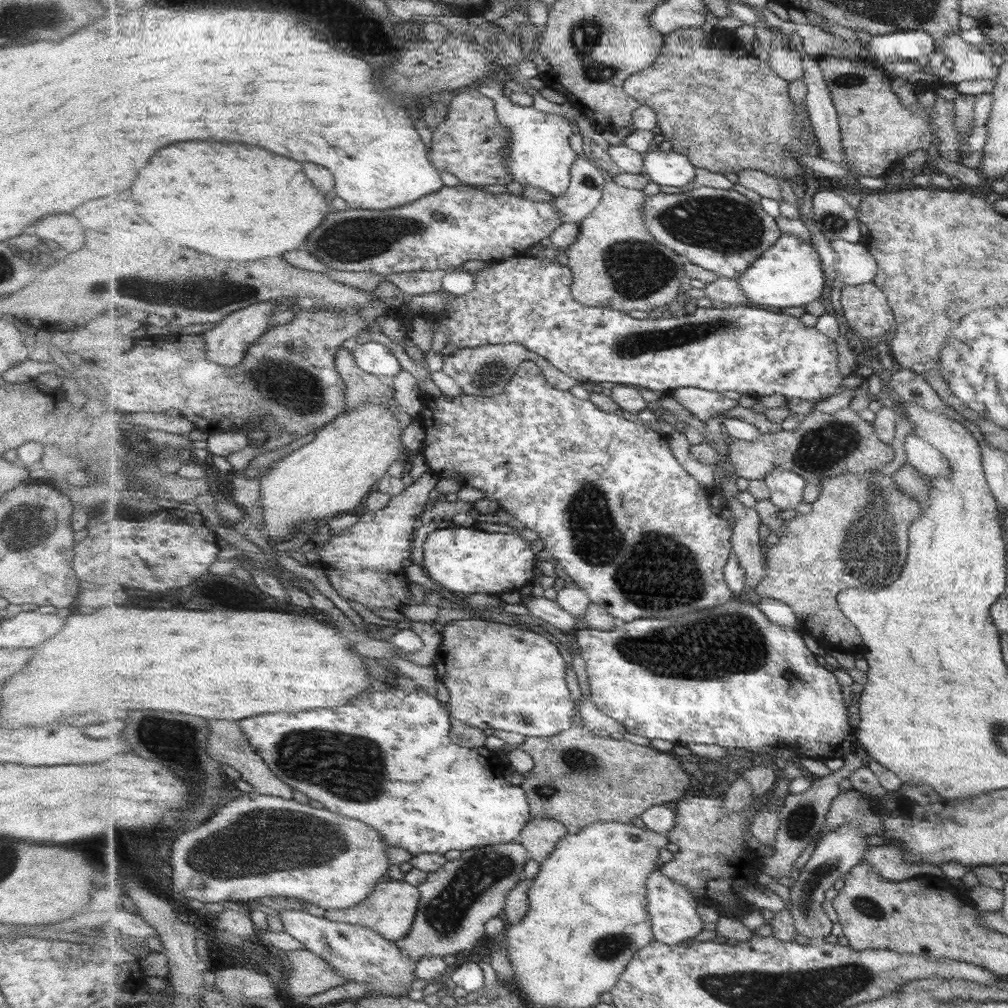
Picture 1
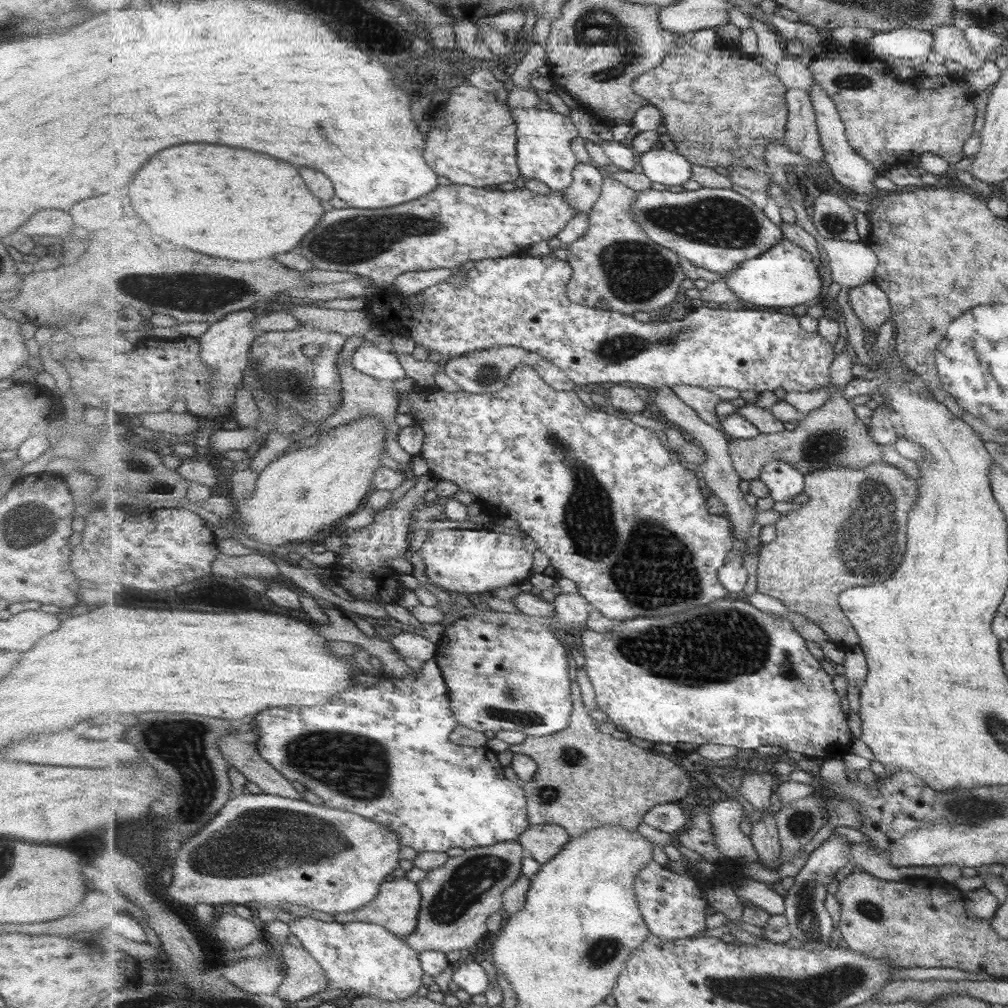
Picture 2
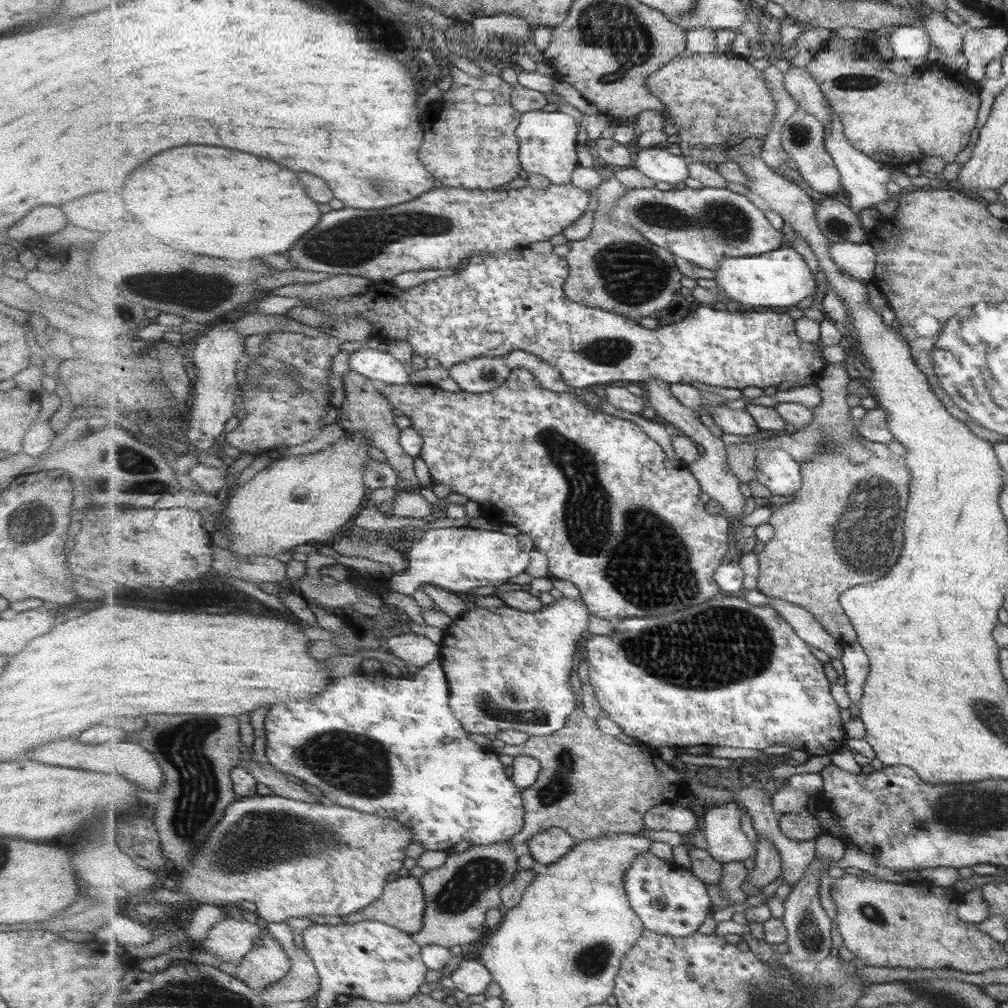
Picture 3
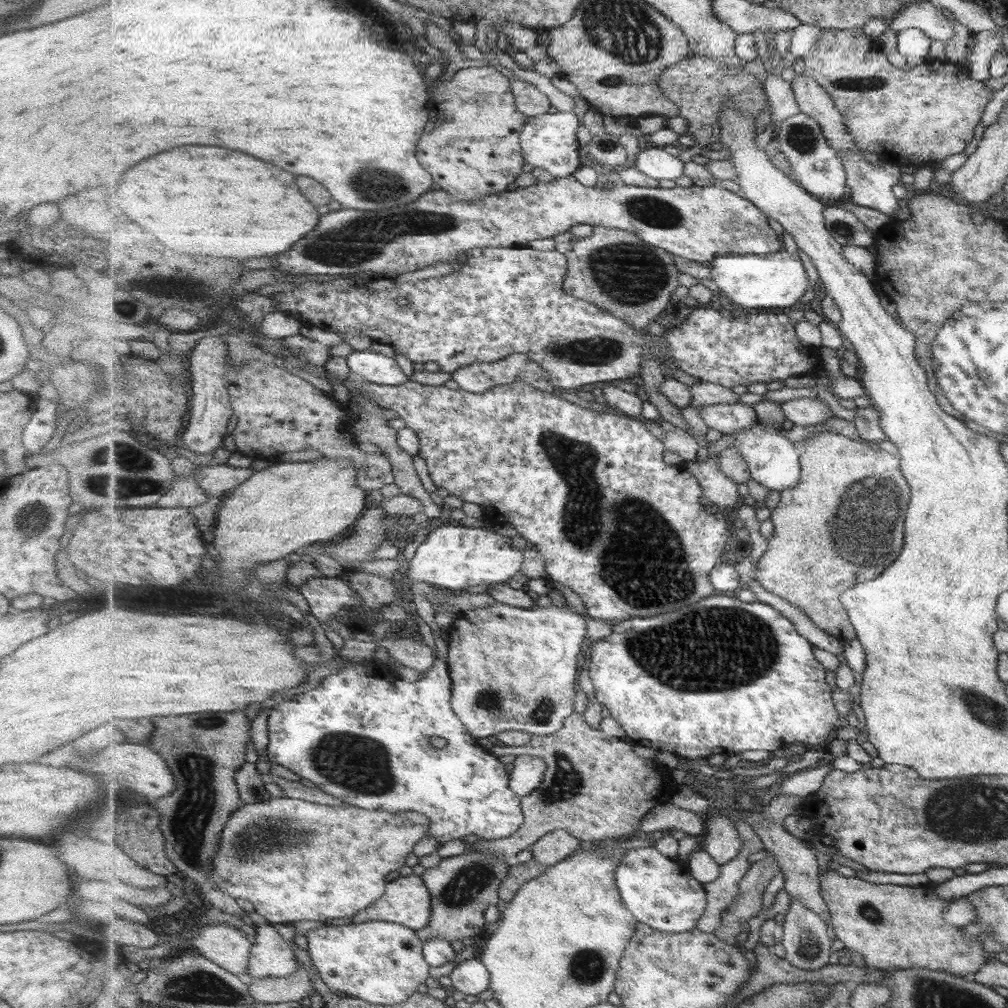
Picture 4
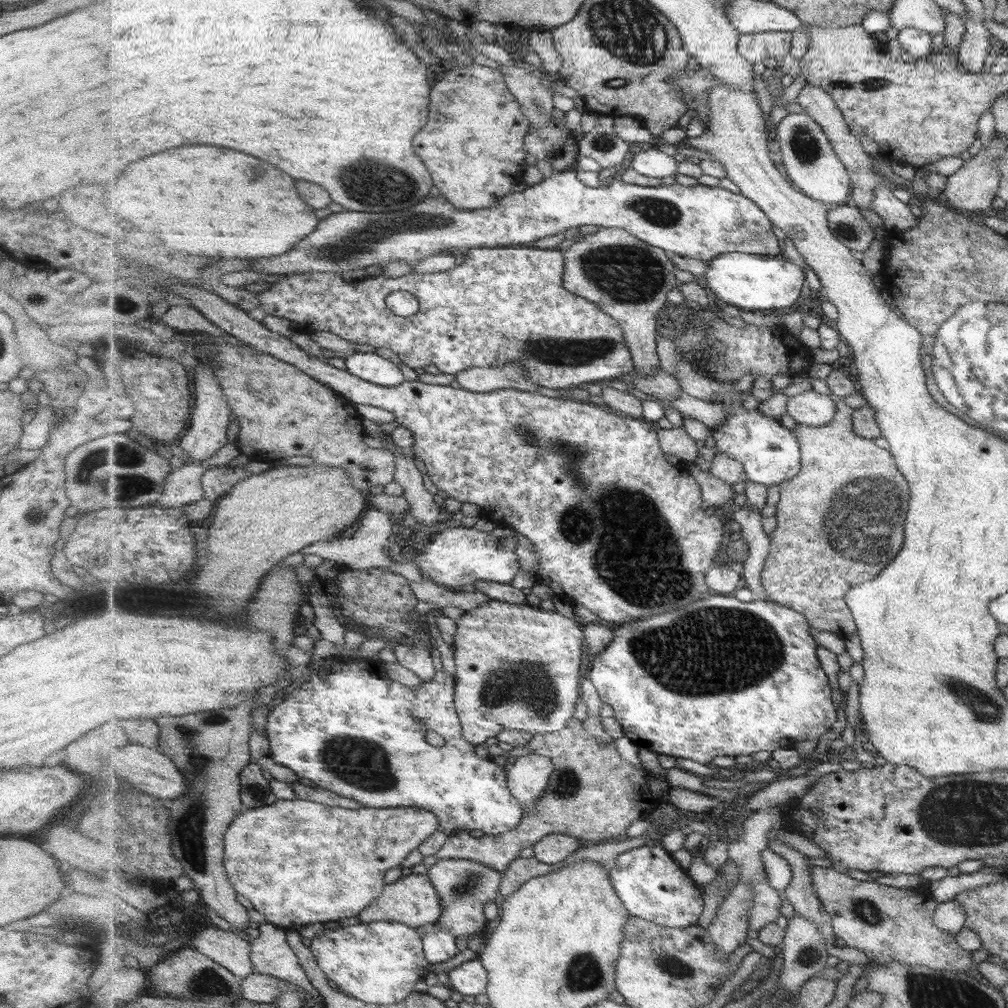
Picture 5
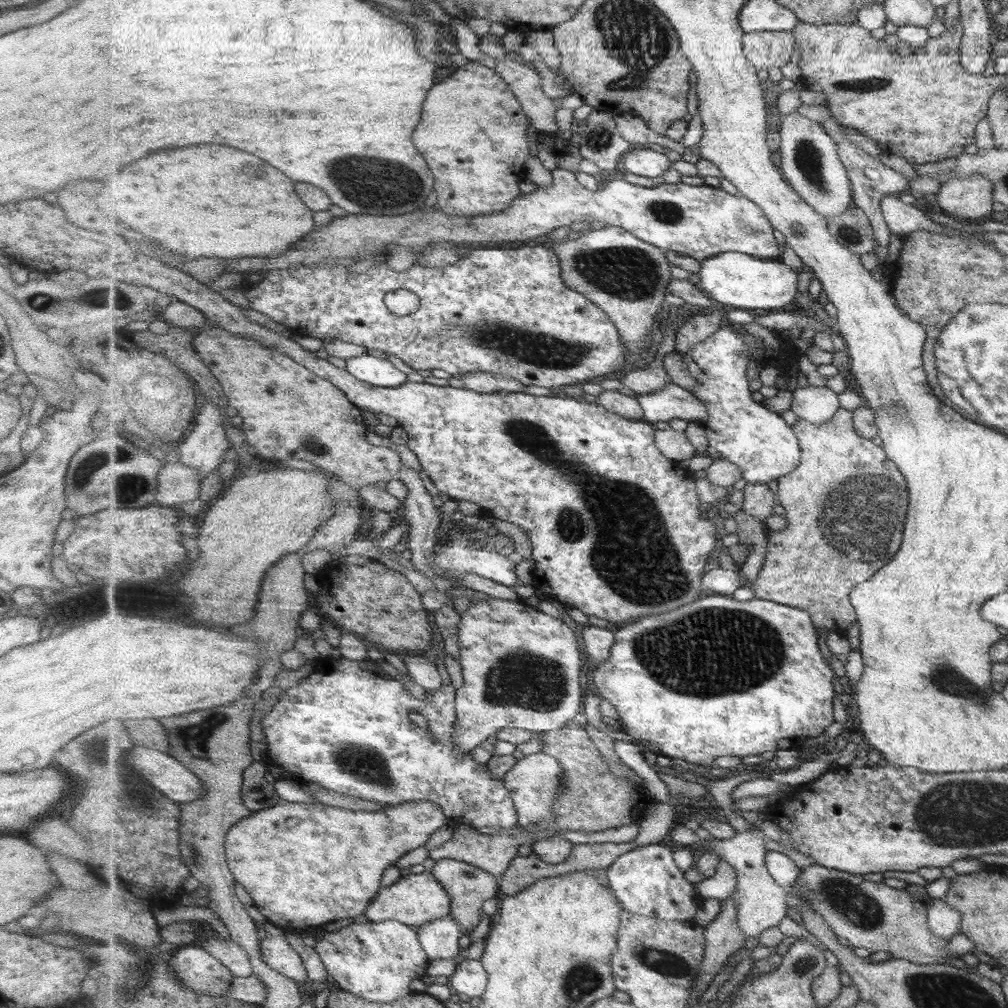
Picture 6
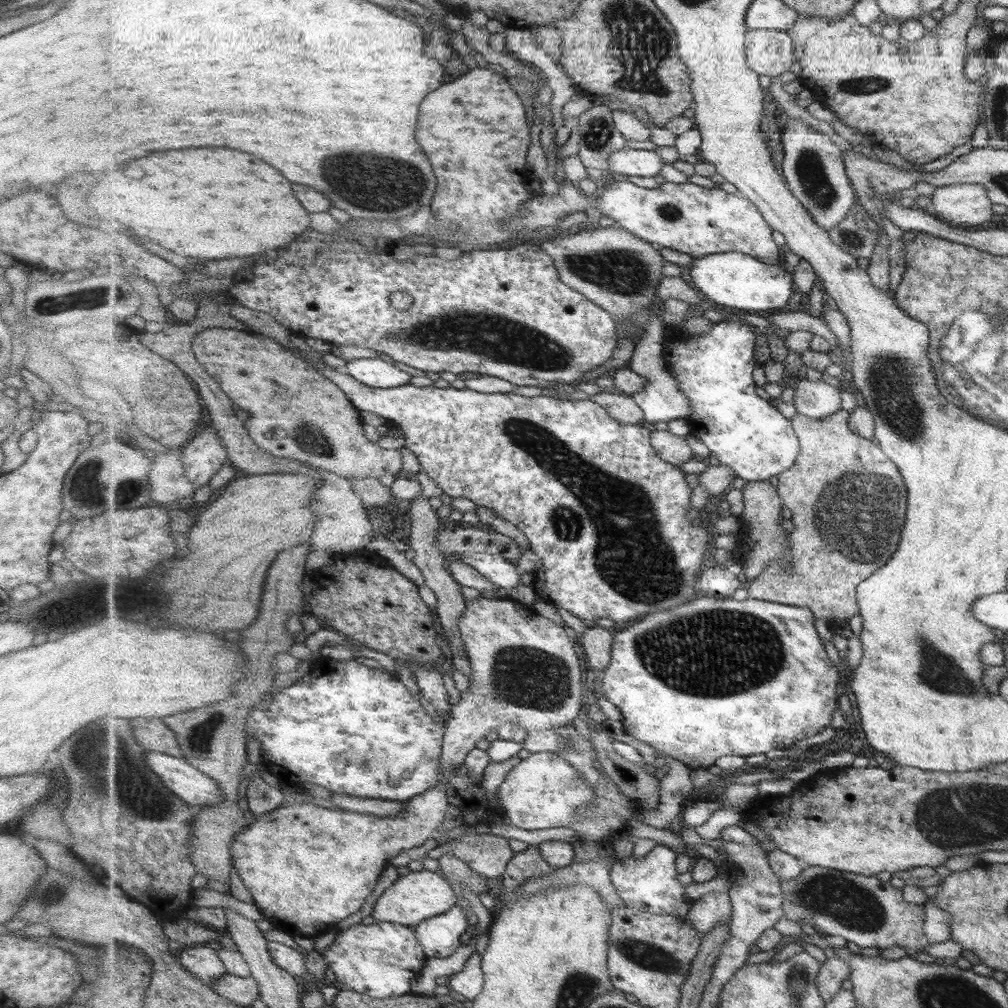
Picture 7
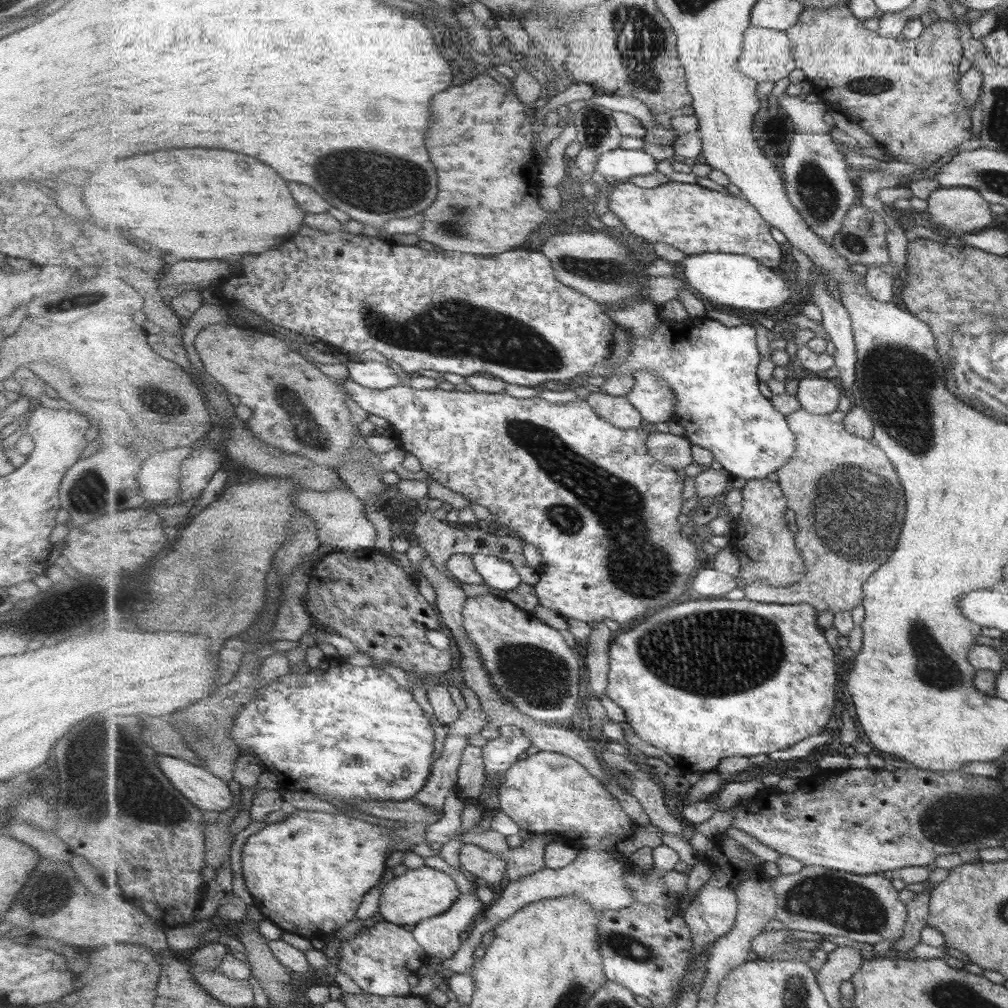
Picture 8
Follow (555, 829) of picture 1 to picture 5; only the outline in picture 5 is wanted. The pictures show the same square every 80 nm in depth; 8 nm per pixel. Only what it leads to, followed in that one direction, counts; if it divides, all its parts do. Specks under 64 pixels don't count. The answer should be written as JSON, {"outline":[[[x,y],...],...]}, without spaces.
{"outline":[[[563,833],[547,835],[533,847],[537,860],[552,867],[557,867],[579,849],[579,839]]]}

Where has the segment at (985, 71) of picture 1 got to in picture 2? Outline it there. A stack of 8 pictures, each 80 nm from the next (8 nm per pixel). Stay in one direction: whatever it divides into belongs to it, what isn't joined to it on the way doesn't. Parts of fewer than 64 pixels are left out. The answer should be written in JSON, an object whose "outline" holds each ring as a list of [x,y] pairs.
{"outline":[[[944,24],[932,33],[932,51],[954,60],[969,72],[977,70],[985,61],[972,53],[964,31],[953,25]]]}

